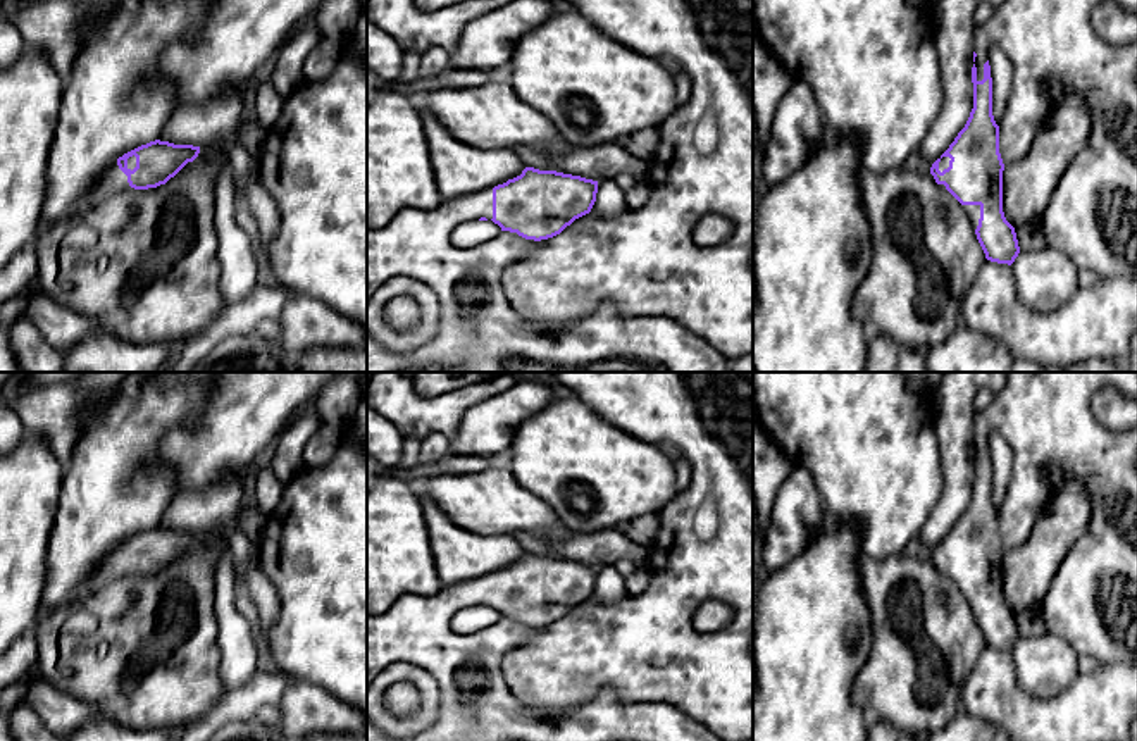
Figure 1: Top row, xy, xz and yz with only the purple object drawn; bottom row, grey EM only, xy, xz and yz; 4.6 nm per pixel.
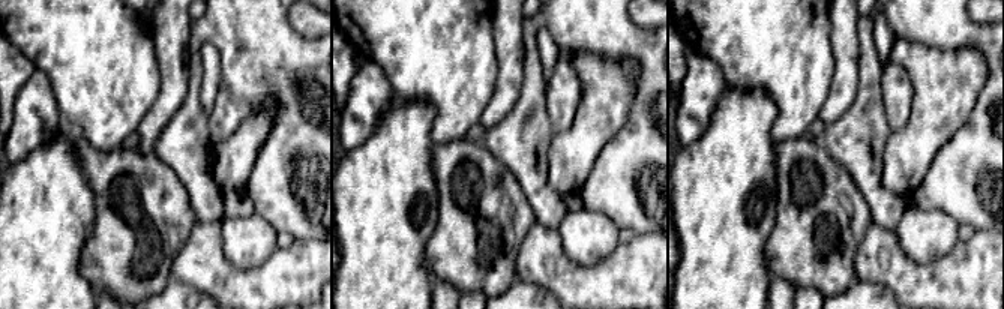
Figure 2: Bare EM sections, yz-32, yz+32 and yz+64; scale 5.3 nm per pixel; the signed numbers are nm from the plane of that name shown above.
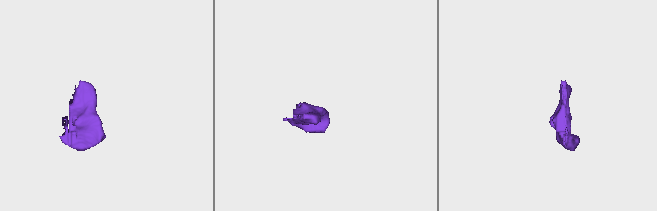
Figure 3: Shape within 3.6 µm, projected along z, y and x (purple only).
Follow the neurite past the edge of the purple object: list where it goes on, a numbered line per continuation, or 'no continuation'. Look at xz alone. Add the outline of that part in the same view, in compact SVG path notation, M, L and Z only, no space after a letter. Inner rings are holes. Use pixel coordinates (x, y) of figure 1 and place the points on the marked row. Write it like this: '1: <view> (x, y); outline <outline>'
1: xz (479, 331); outline M493 188L443 200L432 209L410 207L400 210L389 224L367 229L367 302L393 276L413 277L439 298L436 338L422 348L393 353L367 331L367 372L730 372L729 358L667 315L624 315L615 303L601 303L591 317L558 333L522 319L505 296L501 274L510 264L527 257L537 241L503 231L475 248L458 248L450 240L451 233L481 217L493 219Z

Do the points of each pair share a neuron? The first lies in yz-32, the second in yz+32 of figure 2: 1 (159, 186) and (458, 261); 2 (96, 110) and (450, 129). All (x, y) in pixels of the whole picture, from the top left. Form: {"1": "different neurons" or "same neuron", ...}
{"1": "same neuron", "2": "same neuron"}

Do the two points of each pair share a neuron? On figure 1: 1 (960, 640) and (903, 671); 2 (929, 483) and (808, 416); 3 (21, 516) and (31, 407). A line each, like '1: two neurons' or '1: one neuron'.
1: one neuron
2: one neuron
3: two neurons

